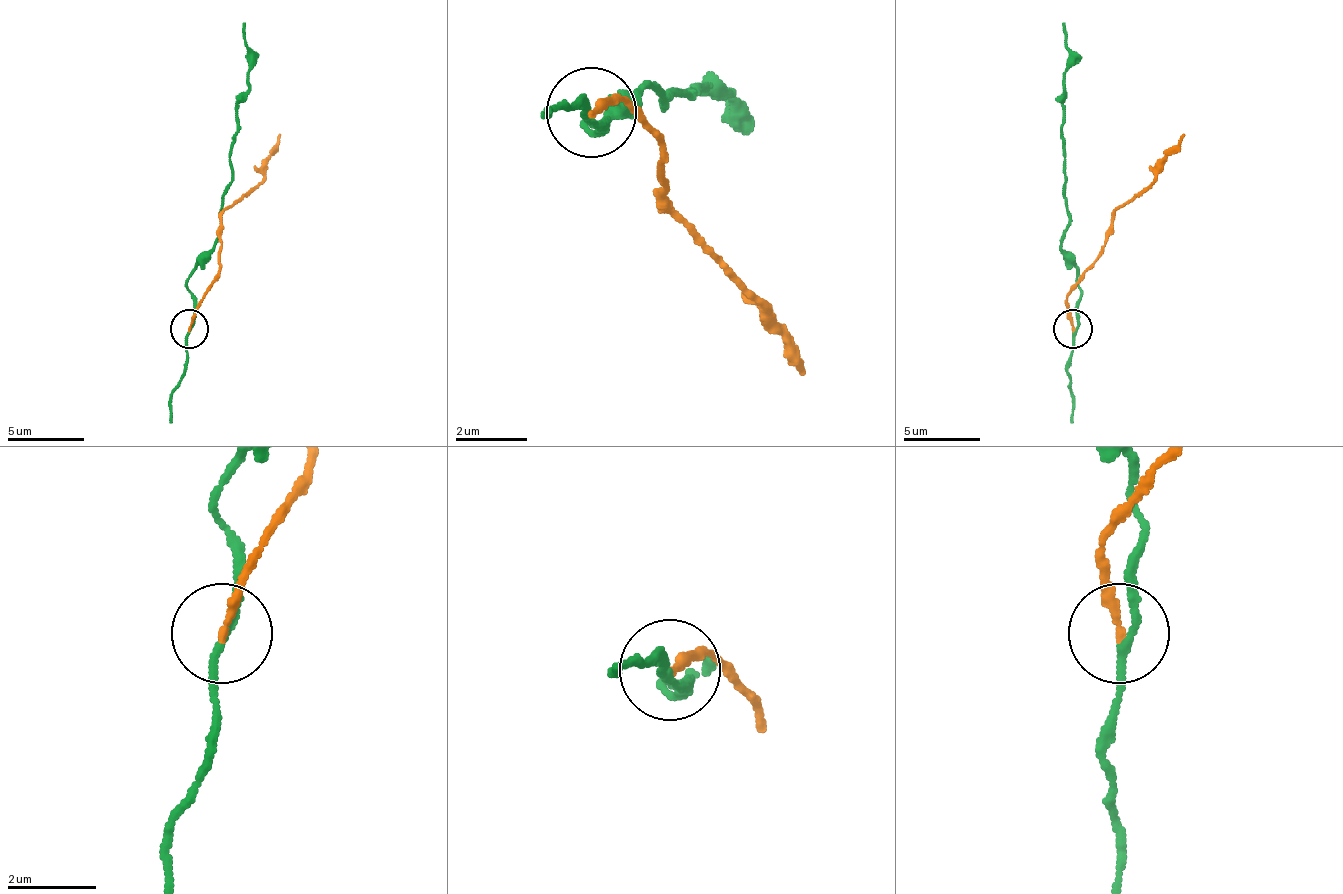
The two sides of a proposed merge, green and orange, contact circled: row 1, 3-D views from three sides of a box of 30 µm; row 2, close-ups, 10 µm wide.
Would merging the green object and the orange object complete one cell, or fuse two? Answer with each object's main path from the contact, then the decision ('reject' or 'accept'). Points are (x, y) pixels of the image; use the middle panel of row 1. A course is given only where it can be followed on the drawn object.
green runs (588, 115), (597, 133), (588, 124), (651, 88), (660, 106), (705, 88), (732, 97), (732, 106), (714, 88); orange runs (588, 115), (615, 97), (660, 142), (660, 205), (759, 304), (759, 313), (804, 376); reject

